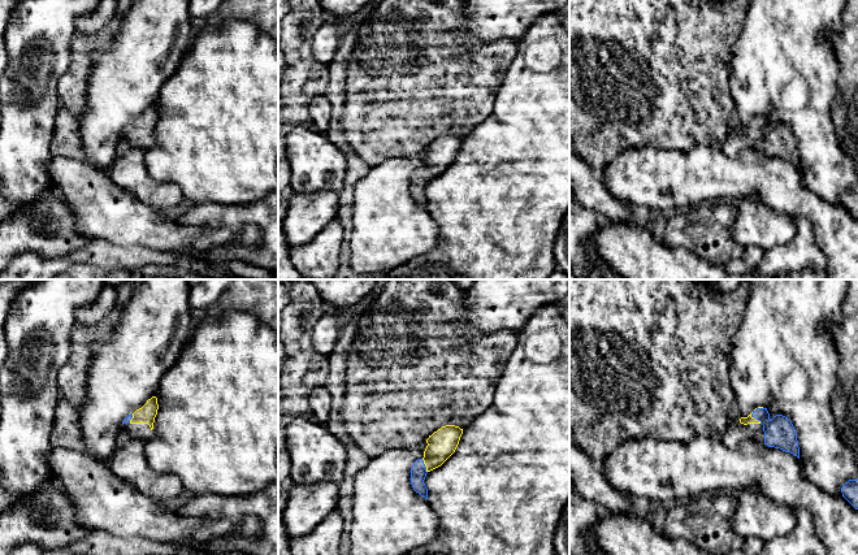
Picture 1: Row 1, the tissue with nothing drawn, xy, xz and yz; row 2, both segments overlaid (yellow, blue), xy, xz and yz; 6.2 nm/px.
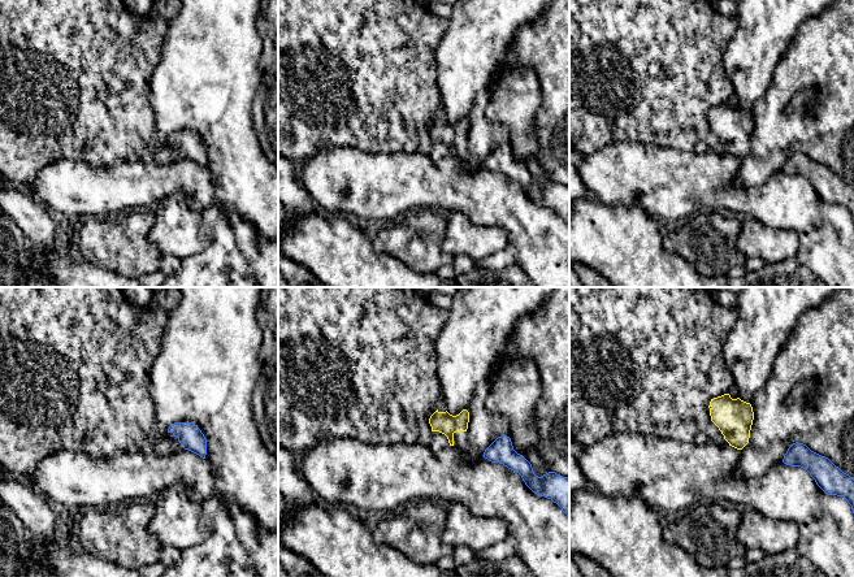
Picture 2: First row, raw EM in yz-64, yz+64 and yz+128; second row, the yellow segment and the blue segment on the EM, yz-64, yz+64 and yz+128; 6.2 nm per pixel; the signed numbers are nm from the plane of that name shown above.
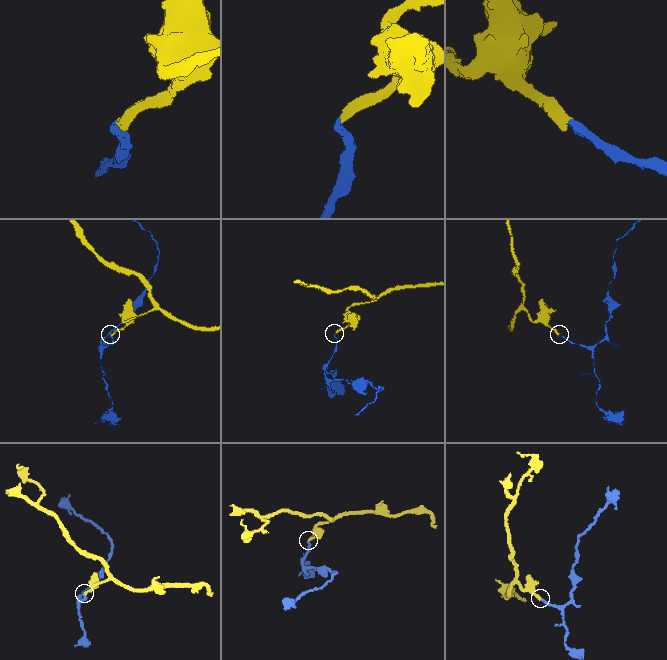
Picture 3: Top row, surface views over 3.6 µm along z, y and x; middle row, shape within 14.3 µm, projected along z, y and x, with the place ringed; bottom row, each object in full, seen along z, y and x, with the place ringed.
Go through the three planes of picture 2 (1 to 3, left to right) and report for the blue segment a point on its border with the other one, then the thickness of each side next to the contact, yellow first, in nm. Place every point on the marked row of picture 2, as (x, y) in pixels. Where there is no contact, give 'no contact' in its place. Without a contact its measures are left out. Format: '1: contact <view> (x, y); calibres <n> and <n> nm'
1: no contact
2: no contact
3: no contact

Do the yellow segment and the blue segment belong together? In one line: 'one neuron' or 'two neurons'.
one neuron

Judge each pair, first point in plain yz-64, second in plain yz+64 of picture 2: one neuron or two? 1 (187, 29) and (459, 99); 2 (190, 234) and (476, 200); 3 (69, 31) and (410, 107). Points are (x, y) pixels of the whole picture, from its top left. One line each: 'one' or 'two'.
1: one
2: two
3: one

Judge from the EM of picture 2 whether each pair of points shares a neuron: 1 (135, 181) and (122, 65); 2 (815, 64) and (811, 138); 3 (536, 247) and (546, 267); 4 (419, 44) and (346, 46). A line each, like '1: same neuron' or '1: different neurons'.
1: different neurons
2: same neuron
3: same neuron
4: same neuron

